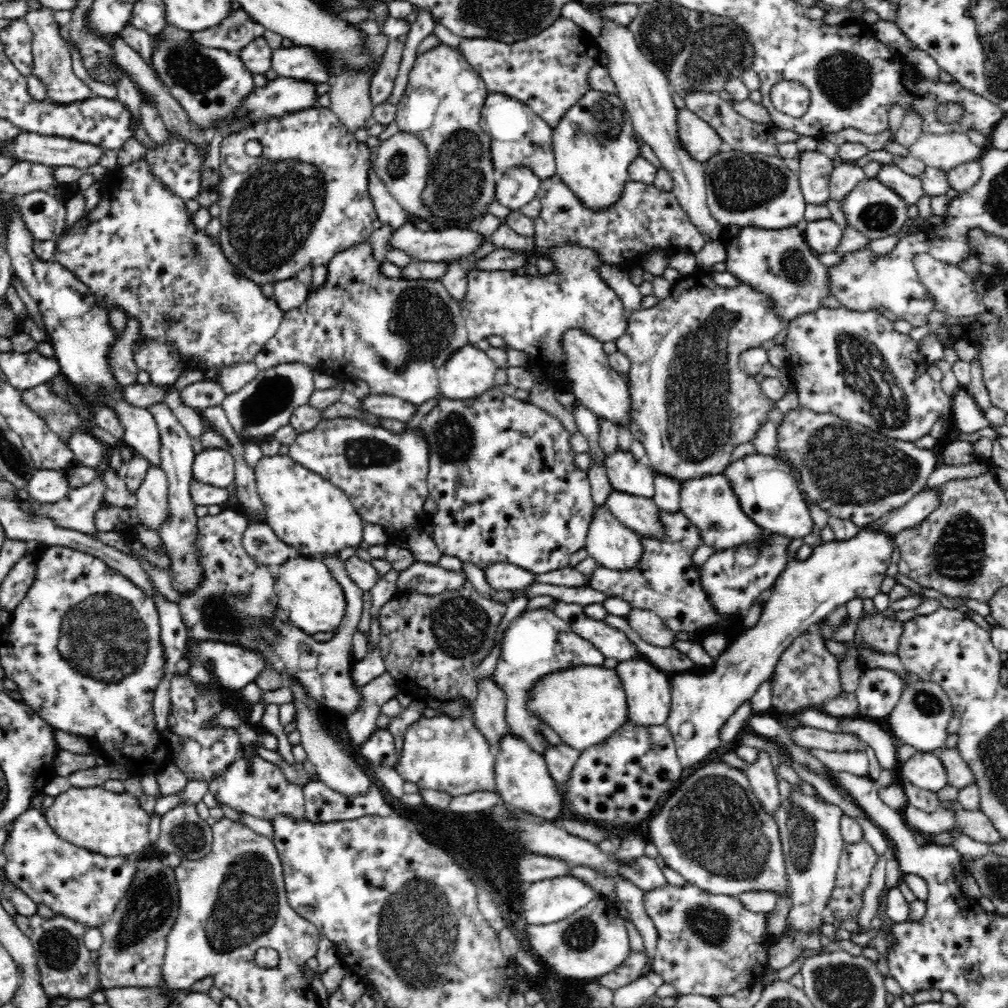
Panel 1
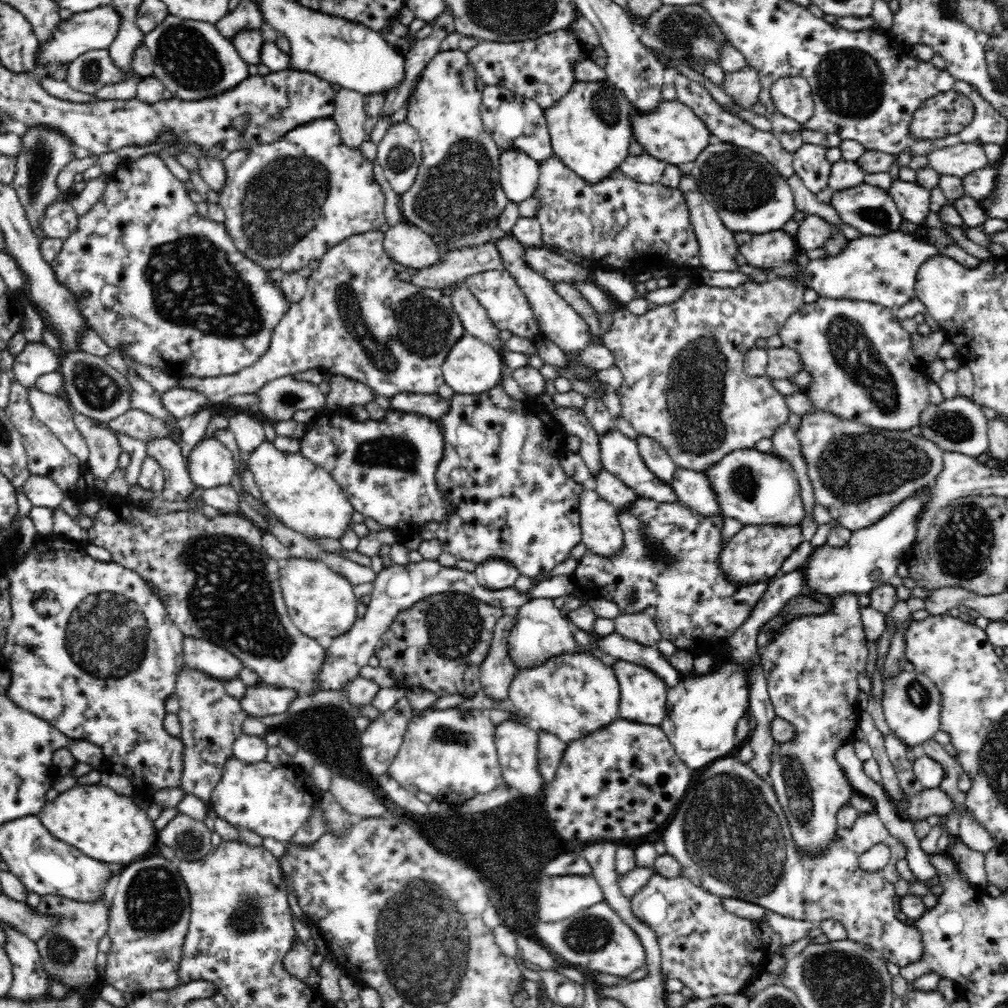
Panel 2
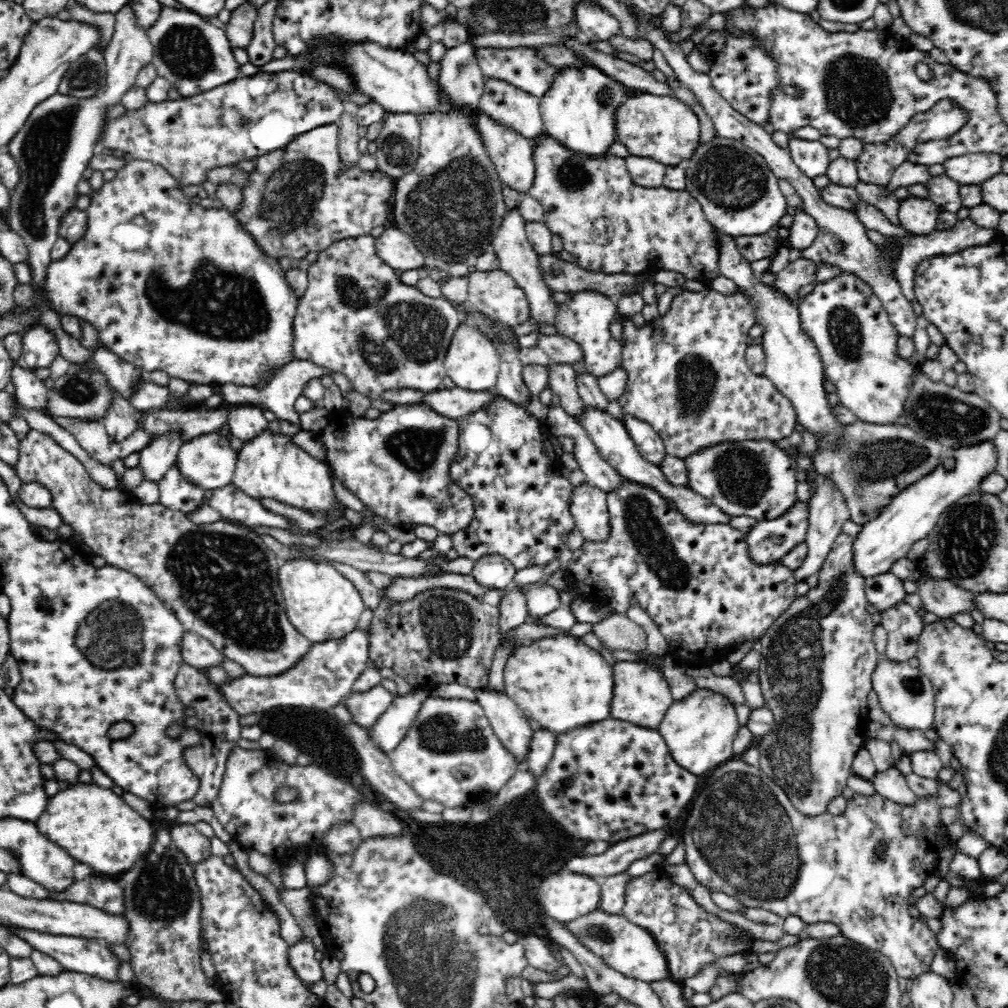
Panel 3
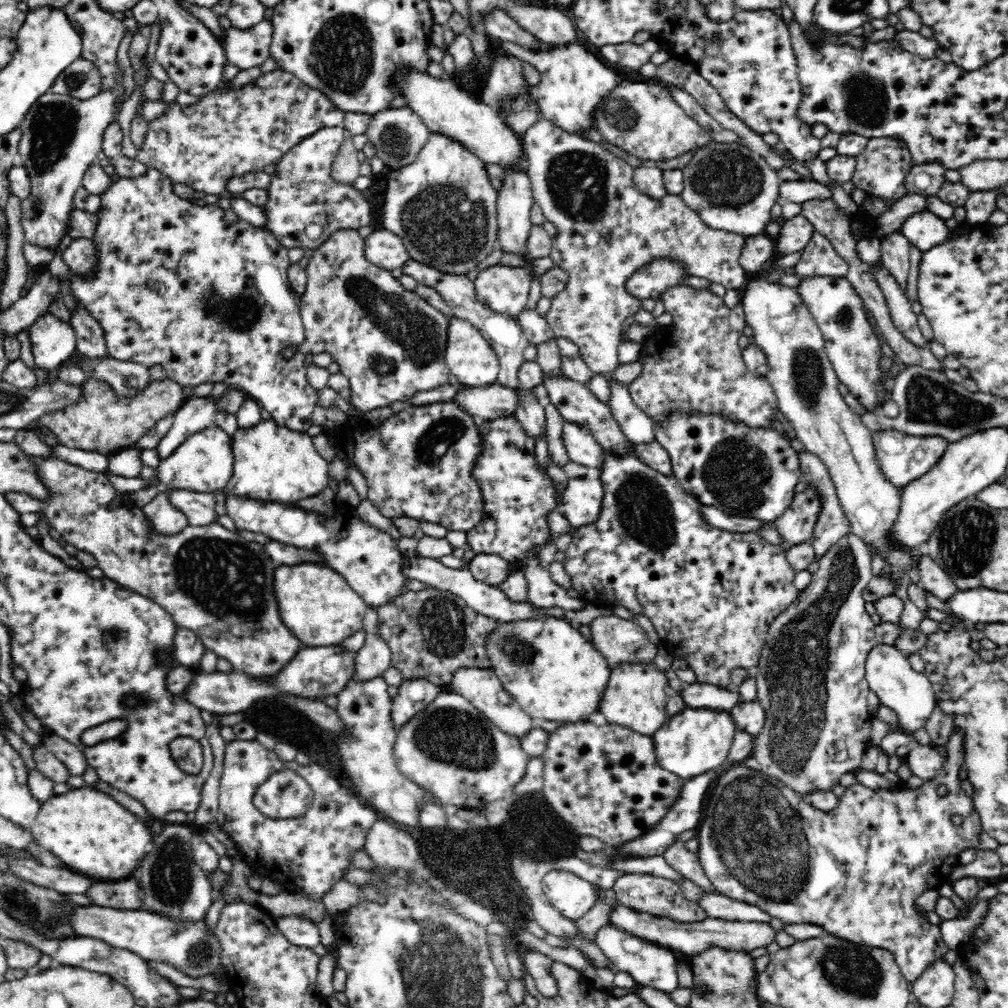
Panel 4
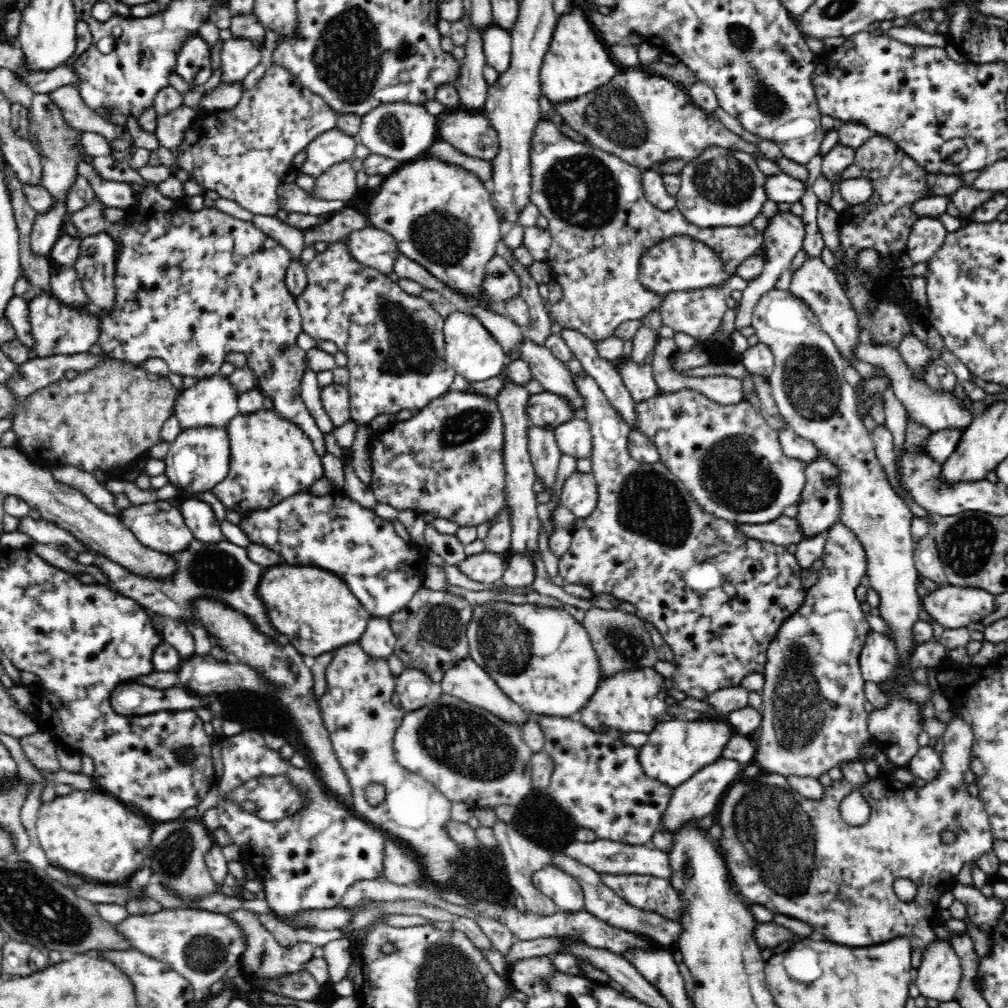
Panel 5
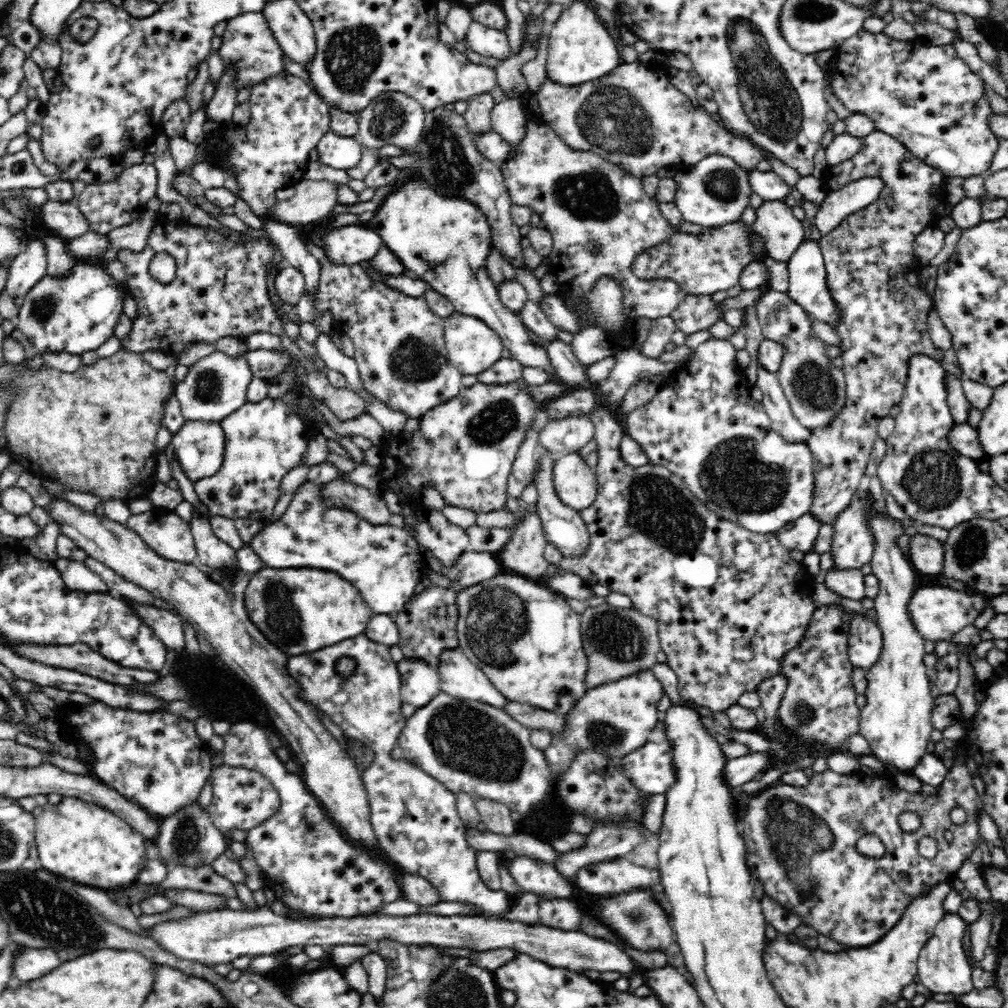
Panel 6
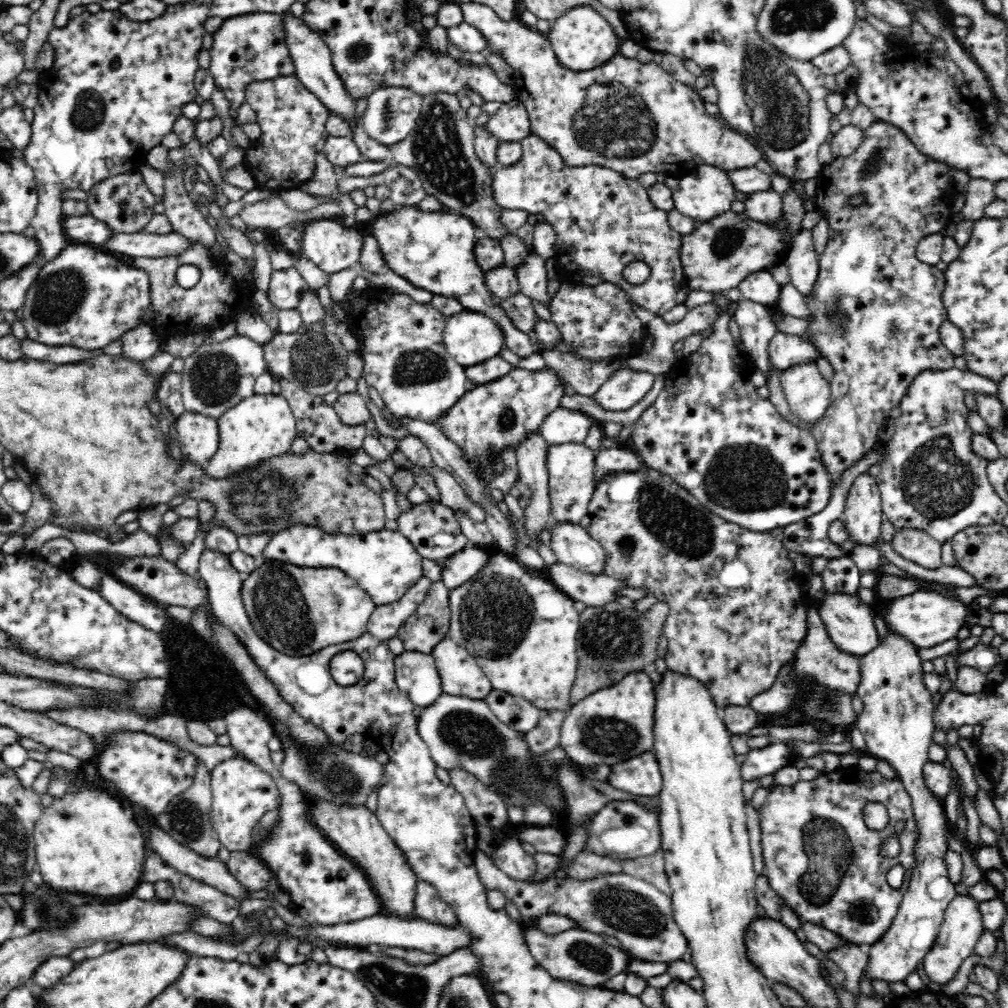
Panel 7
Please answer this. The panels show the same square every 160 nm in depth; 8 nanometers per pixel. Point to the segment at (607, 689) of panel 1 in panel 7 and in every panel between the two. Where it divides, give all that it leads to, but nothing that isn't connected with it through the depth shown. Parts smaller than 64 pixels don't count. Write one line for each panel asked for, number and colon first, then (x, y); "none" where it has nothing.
2: (570, 695)
3: (559, 681)
4: (554, 672)
5: (541, 657)
6: (526, 638)
7: (521, 630)

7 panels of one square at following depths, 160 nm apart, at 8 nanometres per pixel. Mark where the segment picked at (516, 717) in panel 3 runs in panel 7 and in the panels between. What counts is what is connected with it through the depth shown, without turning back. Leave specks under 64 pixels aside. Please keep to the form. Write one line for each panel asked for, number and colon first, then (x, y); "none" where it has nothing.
4: (481, 687)
5: (465, 680)
6: (459, 677)
7: (461, 676)

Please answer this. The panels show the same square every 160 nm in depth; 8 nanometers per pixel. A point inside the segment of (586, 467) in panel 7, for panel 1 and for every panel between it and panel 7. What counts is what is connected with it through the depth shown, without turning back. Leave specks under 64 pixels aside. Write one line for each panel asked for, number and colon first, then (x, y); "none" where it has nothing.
1: (611, 543)
2: (601, 533)
3: (588, 504)
4: (582, 498)
5: (580, 494)
6: (575, 483)

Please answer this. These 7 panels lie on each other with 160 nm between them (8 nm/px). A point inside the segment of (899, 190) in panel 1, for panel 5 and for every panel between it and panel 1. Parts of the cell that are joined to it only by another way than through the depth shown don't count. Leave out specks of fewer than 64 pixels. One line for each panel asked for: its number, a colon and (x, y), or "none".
2: (912, 200)
3: (918, 217)
4: (924, 230)
5: (927, 236)

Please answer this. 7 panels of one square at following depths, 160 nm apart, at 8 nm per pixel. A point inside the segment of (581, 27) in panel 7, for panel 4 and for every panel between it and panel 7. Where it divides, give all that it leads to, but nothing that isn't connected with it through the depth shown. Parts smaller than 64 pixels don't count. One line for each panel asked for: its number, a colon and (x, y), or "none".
4: (573, 78)
5: (578, 60)
6: (580, 48)

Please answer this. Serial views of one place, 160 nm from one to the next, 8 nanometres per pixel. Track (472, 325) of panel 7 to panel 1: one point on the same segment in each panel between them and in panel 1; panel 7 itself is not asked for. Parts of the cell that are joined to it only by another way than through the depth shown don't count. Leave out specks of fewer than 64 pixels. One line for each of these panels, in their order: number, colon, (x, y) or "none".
1: (469, 372)
2: (472, 366)
3: (472, 361)
4: (470, 358)
5: (471, 350)
6: (472, 346)

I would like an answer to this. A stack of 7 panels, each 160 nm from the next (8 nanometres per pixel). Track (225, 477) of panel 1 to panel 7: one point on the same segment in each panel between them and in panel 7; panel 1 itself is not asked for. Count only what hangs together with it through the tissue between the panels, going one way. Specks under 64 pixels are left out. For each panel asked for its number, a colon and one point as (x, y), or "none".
2: (210, 464)
3: (208, 461)
4: (203, 463)
5: (198, 459)
6: (199, 446)
7: (198, 435)

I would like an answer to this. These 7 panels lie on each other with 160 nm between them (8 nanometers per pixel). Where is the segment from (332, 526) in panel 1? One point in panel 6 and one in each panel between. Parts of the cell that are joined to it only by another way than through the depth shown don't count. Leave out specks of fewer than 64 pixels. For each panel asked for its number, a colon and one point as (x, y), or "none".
2: (305, 497)
3: (271, 465)
4: (272, 463)
5: (271, 458)
6: (264, 440)

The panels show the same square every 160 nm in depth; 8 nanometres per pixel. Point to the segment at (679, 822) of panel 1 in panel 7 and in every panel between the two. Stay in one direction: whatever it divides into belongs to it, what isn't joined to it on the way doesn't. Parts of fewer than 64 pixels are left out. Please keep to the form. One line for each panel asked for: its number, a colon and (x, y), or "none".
2: (738, 843)
3: (858, 869)
4: (856, 870)
5: (798, 857)
6: (801, 841)
7: (820, 857)

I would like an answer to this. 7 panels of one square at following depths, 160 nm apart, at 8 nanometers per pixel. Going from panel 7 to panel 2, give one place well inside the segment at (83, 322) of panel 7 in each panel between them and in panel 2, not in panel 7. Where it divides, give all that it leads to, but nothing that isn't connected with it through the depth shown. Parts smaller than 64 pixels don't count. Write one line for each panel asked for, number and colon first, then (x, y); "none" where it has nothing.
2: (37, 358)
3: (40, 346)
4: (54, 340)
5: (58, 329)
6: (78, 312)

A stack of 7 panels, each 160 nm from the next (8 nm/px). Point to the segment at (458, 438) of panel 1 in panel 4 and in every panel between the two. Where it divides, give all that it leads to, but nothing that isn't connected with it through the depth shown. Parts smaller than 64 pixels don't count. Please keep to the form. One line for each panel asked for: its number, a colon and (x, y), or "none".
2: (501, 470)
3: (521, 498)
4: (516, 494)

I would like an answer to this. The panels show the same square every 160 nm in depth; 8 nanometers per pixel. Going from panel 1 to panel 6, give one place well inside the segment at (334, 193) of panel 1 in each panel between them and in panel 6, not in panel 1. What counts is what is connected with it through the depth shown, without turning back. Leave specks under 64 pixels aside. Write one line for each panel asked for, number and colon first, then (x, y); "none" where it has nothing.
2: (286, 203)
3: (298, 200)
4: (305, 205)
5: (332, 147)
6: (337, 151)

